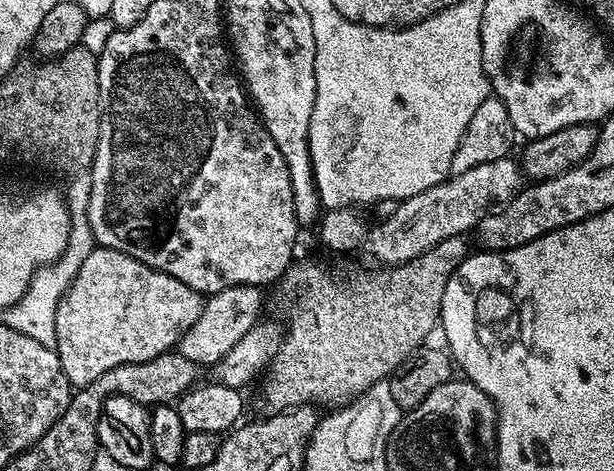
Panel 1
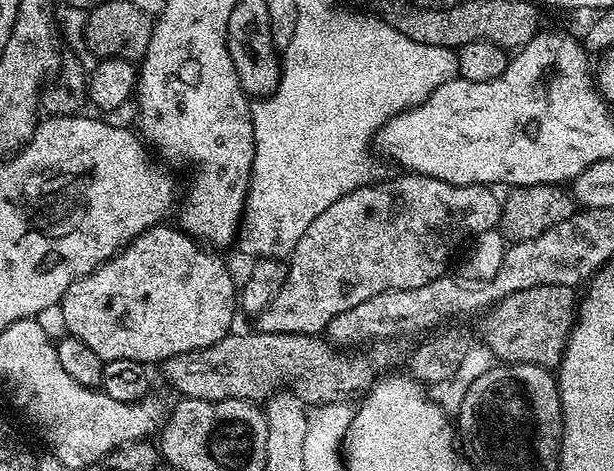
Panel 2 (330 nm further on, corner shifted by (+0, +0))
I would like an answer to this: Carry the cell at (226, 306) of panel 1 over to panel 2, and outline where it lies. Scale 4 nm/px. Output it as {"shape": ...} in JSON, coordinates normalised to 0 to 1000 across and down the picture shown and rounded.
{"shape":[[[682,369],[658,372],[664,374],[578,399],[570,412],[550,420],[550,429],[531,437],[531,446],[505,471],[498,497],[482,516],[456,622],[445,628],[415,673],[415,694],[422,703],[526,707],[544,673],[583,650],[583,641],[596,641],[596,633],[609,633],[609,624],[634,620],[637,611],[679,611],[725,584],[728,569],[723,567],[748,510],[759,507],[762,499],[800,493],[809,482],[818,425],[801,410],[806,406],[800,397],[735,391]]]}

